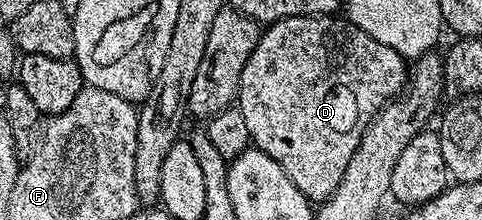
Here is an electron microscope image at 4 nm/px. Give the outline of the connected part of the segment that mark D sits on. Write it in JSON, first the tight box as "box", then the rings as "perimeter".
{"box":[238,16,410,204],"perimeter":[[[305,16],[302,18],[281,18],[279,22],[273,22],[261,33],[254,52],[246,60],[240,77],[240,93],[238,95],[238,109],[246,120],[246,128],[252,137],[251,145],[261,150],[266,156],[270,156],[290,176],[295,186],[308,197],[313,204],[323,203],[338,188],[342,176],[346,172],[346,164],[350,164],[350,156],[358,148],[360,138],[364,135],[364,129],[369,122],[376,117],[376,112],[387,106],[389,101],[404,89],[410,73],[409,63],[394,48],[386,48],[386,44],[378,44],[362,28],[358,28],[353,22],[349,22],[344,16]]]}

